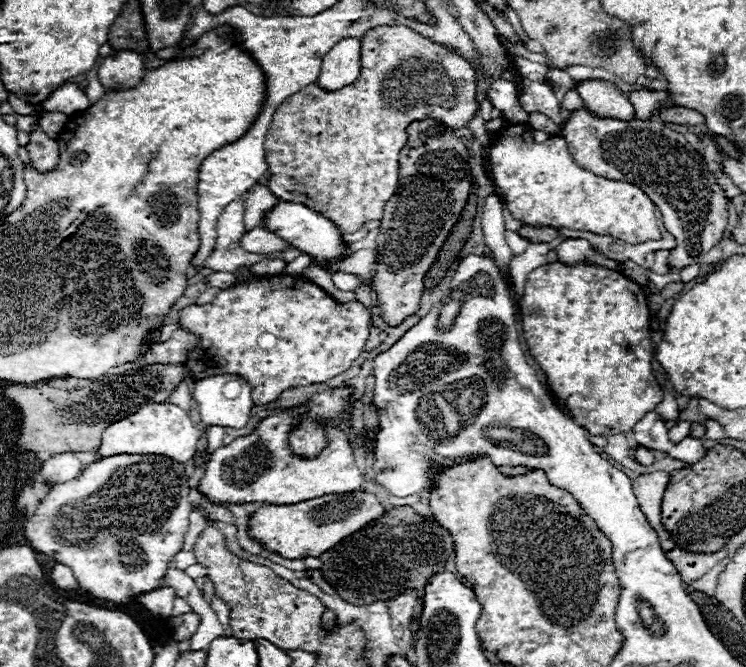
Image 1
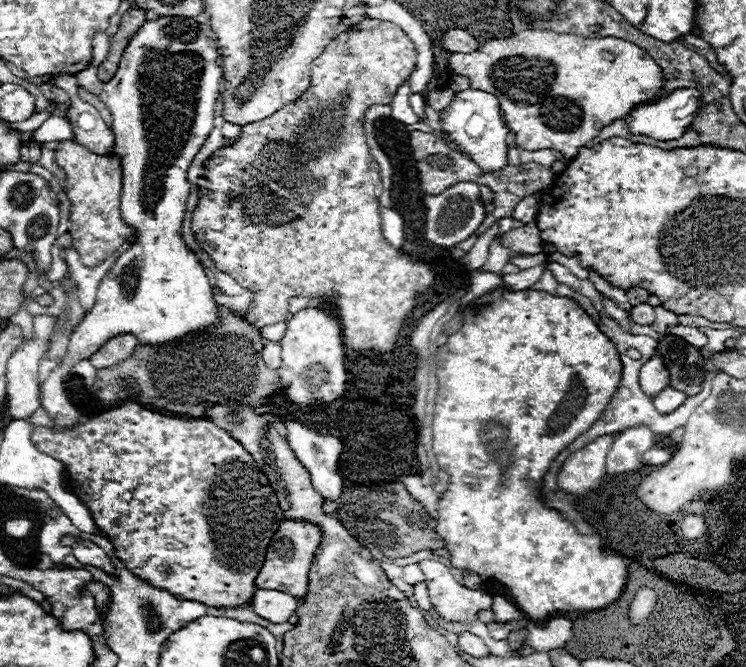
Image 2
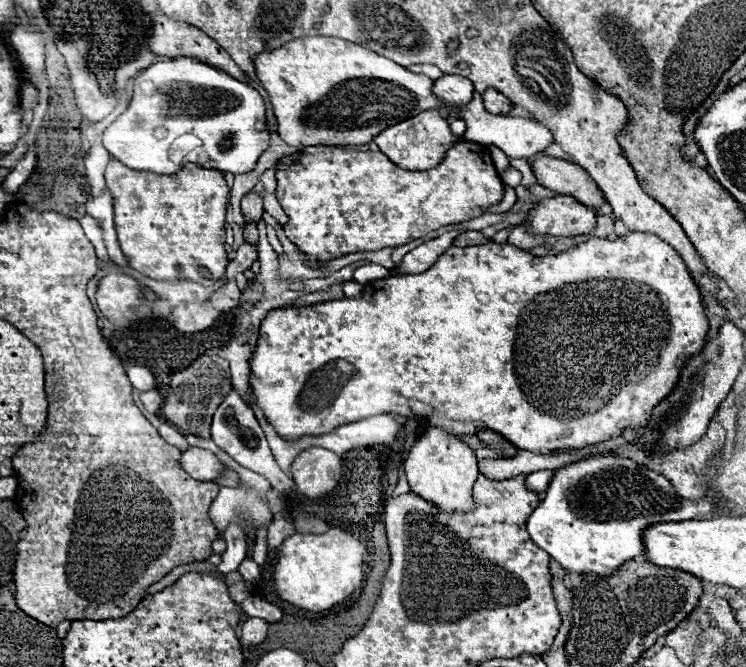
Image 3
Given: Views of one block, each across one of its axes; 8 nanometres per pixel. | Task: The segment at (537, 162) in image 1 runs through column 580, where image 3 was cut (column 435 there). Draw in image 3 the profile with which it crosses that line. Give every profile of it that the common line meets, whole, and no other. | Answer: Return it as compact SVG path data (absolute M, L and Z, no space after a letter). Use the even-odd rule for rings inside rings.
M458 142L456 146L452 146L448 152L446 152L446 158L442 160L440 166L436 166L434 170L422 170L422 172L410 172L410 170L402 170L400 166L396 166L394 162L390 162L386 158L386 154L382 152L352 152L352 150L340 150L340 148L328 148L328 146L312 146L312 148L306 148L302 152L298 152L298 158L292 162L292 164L276 164L276 180L278 180L278 188L276 188L276 198L280 202L280 206L284 208L286 216L288 216L288 222L284 226L284 232L288 236L288 240L292 244L298 246L298 252L300 256L304 258L304 262L310 266L310 268L318 268L318 266L324 266L326 262L330 260L336 260L340 256L346 256L346 254L356 254L356 252L366 252L366 250L382 250L382 248L392 248L392 246L404 246L416 238L422 238L426 236L428 232L434 232L442 226L448 226L448 224L458 224L458 222L466 222L470 218L476 218L478 214L486 214L486 206L496 206L502 196L504 196L504 184L494 168L494 162L490 158L490 150L482 144L476 144L476 142Z

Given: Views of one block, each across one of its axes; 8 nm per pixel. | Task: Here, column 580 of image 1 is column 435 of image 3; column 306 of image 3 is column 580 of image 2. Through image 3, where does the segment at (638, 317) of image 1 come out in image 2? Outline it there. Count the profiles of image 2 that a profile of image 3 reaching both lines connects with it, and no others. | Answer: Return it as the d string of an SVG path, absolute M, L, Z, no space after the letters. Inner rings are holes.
M506 288L494 290L490 294L484 294L464 310L464 324L462 328L448 338L444 346L440 346L436 354L436 376L438 376L438 394L436 406L434 406L434 454L436 462L442 470L450 474L450 486L440 496L438 502L438 536L446 540L446 550L450 552L450 562L458 570L468 570L484 578L496 578L502 582L510 594L516 598L516 604L522 612L528 614L528 618L536 624L544 624L552 614L556 612L570 612L570 610L596 610L606 608L612 602L616 602L626 586L626 562L620 556L604 556L602 552L602 540L600 536L582 536L576 532L576 528L560 518L556 510L550 510L542 504L538 494L538 482L542 474L546 474L546 468L550 462L560 454L562 448L566 448L574 438L584 434L602 414L606 404L612 400L614 392L618 390L620 378L622 378L622 362L616 346L610 342L610 338L600 332L596 322L572 300L566 296L552 296L548 292L538 290L524 290L524 292L510 292Z

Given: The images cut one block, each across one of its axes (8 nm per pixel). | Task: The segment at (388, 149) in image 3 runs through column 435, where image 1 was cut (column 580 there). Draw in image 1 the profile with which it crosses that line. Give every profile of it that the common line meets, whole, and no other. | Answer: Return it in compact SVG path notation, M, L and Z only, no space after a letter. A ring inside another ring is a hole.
M574 110L562 132L568 150L584 170L610 180L622 180L642 188L664 216L666 230L678 240L668 256L668 266L682 270L720 242L728 222L728 198L716 184L716 178L704 158L686 142L686 138L658 120L614 120L596 118L588 110Z

